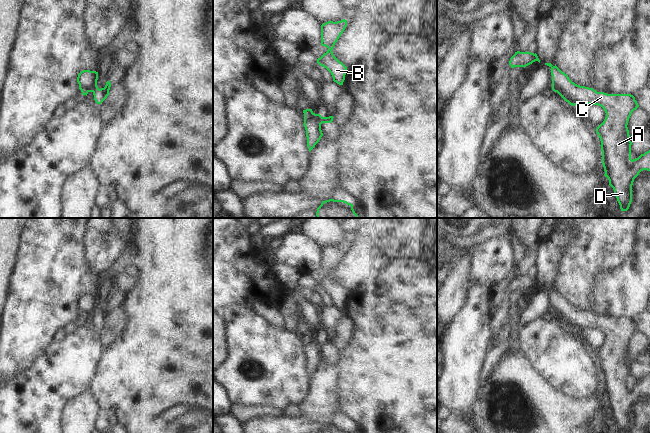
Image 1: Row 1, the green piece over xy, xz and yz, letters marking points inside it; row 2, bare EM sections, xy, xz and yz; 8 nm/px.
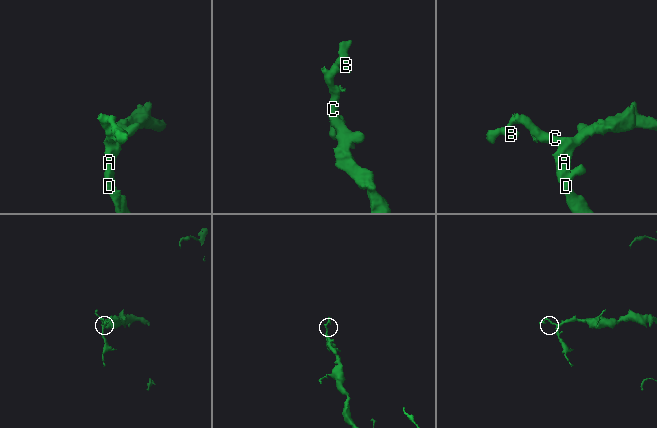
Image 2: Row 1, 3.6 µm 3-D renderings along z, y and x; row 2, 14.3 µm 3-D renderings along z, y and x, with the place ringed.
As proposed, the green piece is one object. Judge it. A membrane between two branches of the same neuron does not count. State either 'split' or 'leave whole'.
leave whole

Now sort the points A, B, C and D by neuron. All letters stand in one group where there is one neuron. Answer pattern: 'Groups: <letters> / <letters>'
Groups: A B C D.

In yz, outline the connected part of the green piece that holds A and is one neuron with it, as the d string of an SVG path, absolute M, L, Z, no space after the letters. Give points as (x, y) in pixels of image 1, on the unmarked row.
M545 289L551 292L552 314L570 329L591 328L604 333L606 341L596 352L601 365L604 400L614 414L620 433L629 433L634 403L641 395L650 395L650 374L631 383L632 366L627 349L632 336L639 331L635 321L631 318L597 316L593 312L577 309L556 289Z

